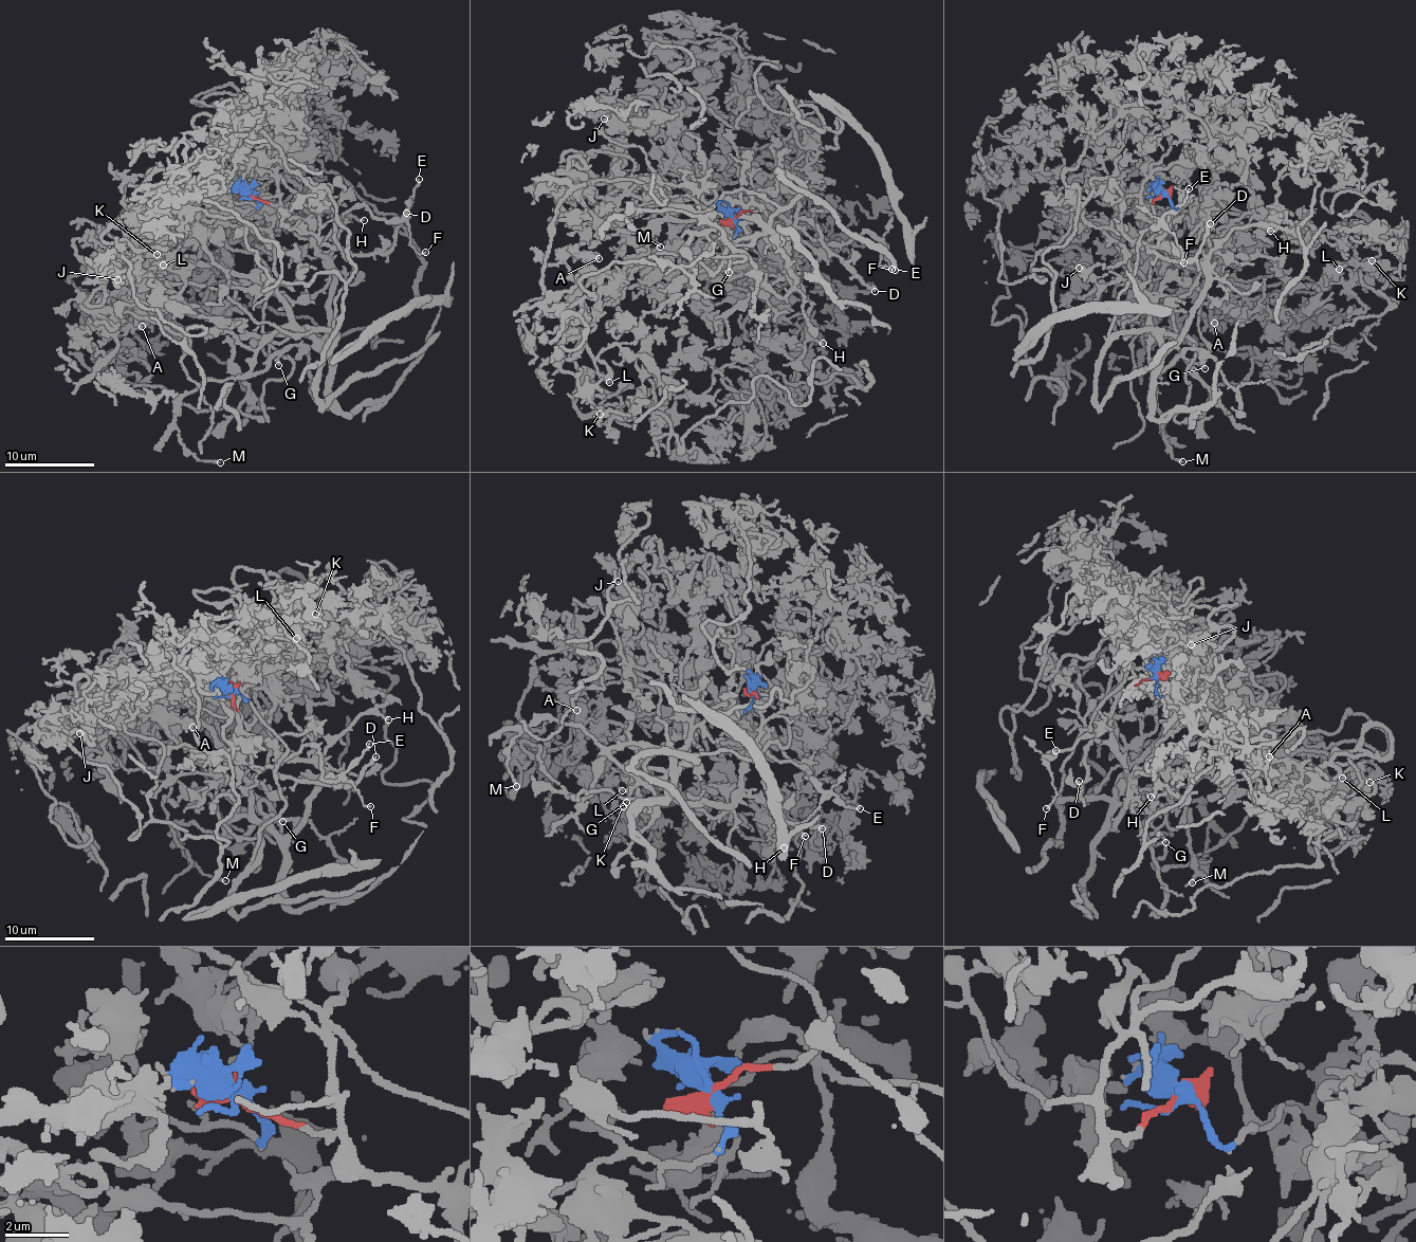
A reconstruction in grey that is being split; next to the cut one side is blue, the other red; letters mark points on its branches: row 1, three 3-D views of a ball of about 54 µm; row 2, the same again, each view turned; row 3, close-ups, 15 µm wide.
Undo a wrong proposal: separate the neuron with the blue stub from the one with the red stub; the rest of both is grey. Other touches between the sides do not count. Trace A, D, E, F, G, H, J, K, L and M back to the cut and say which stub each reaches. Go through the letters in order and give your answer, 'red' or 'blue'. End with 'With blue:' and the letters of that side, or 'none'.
A: blue
D: red
E: red
F: red
G: red
H: red
J: blue
K: blue
L: blue
M: red
With blue: A, J, K, L

